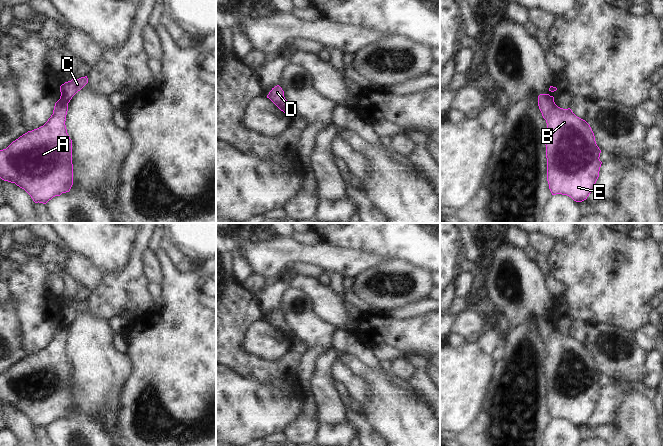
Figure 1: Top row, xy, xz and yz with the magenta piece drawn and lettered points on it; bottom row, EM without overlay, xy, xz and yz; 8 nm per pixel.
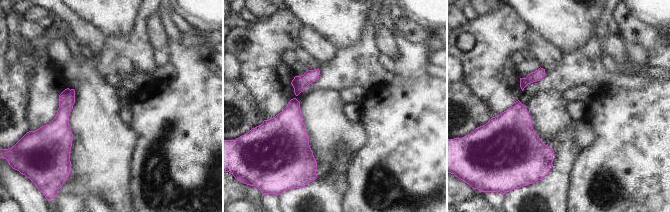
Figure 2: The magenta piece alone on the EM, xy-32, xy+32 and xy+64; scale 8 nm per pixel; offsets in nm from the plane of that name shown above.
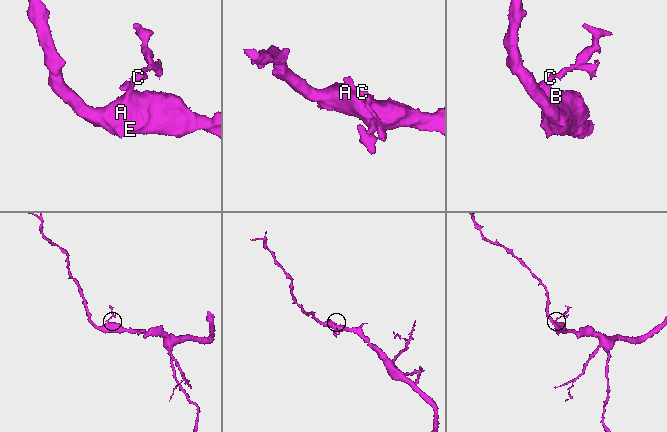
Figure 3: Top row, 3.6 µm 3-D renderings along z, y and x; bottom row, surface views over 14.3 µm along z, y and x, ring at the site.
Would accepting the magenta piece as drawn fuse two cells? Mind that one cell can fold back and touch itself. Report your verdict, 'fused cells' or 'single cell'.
fused cells

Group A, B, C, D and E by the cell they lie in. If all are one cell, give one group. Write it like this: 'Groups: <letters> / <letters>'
Groups: A B D E / C

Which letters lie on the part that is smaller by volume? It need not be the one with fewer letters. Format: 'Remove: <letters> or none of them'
Remove: C

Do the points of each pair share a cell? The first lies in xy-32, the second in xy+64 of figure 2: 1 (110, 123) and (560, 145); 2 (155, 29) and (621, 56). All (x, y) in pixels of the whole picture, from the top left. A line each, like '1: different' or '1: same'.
1: different
2: same

